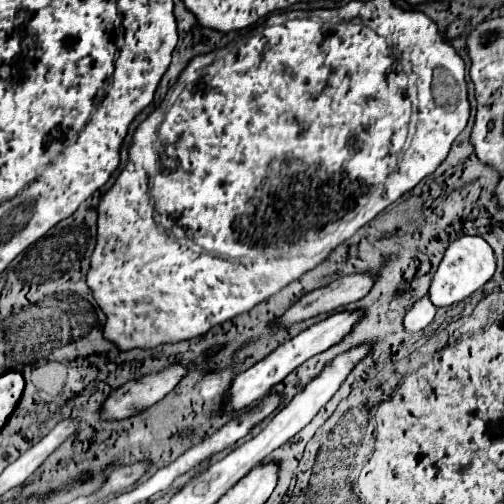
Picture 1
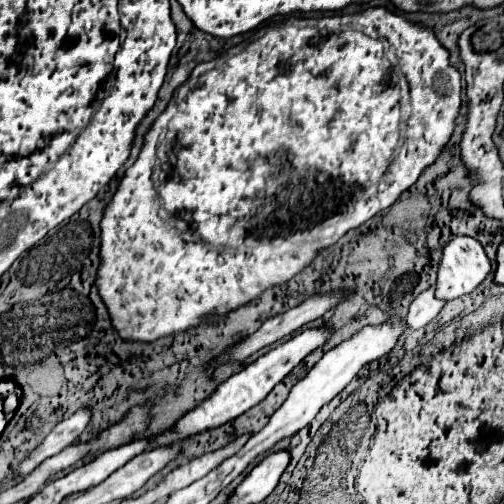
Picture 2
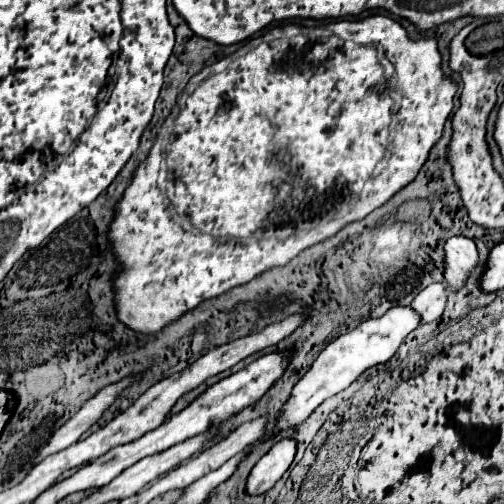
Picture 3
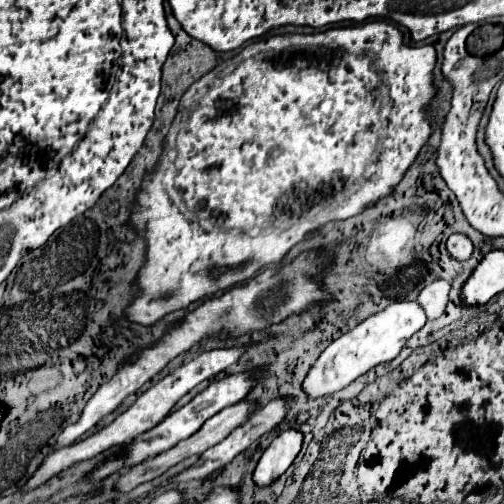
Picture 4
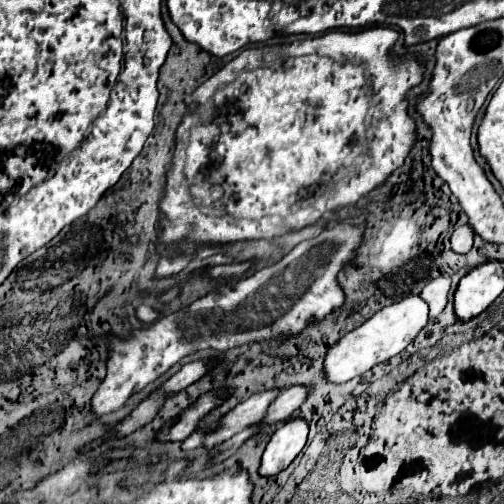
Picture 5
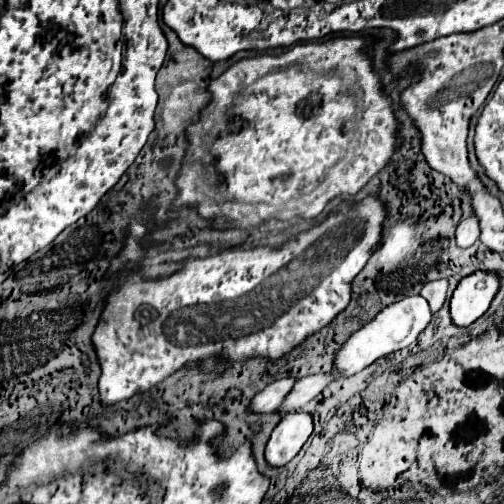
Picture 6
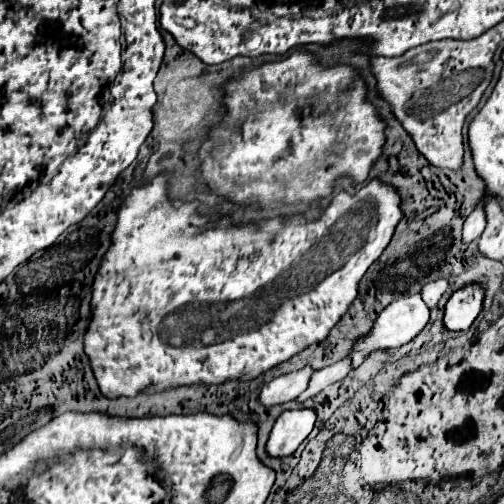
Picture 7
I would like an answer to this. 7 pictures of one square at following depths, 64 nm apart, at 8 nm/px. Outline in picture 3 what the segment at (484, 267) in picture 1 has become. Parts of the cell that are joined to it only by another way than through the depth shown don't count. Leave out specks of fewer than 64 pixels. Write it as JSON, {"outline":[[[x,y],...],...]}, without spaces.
{"outline":[[[454,236],[444,246],[444,288],[446,292],[458,292],[466,286],[470,274],[480,266],[478,248],[474,240],[466,236]]]}

